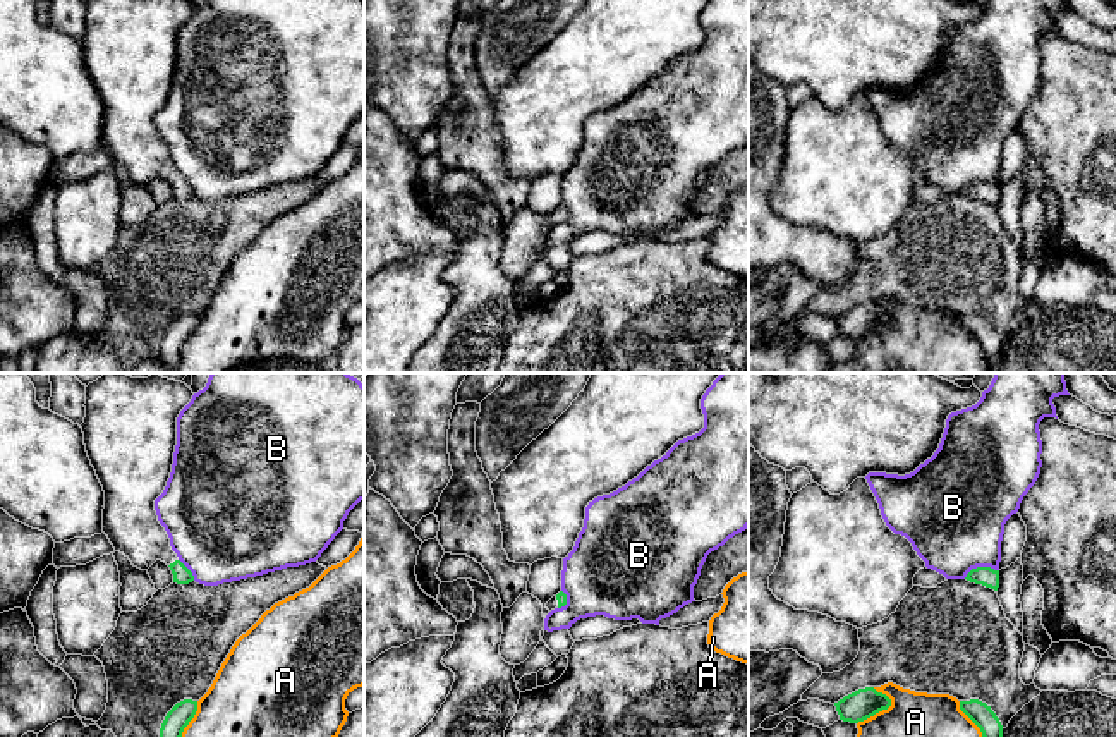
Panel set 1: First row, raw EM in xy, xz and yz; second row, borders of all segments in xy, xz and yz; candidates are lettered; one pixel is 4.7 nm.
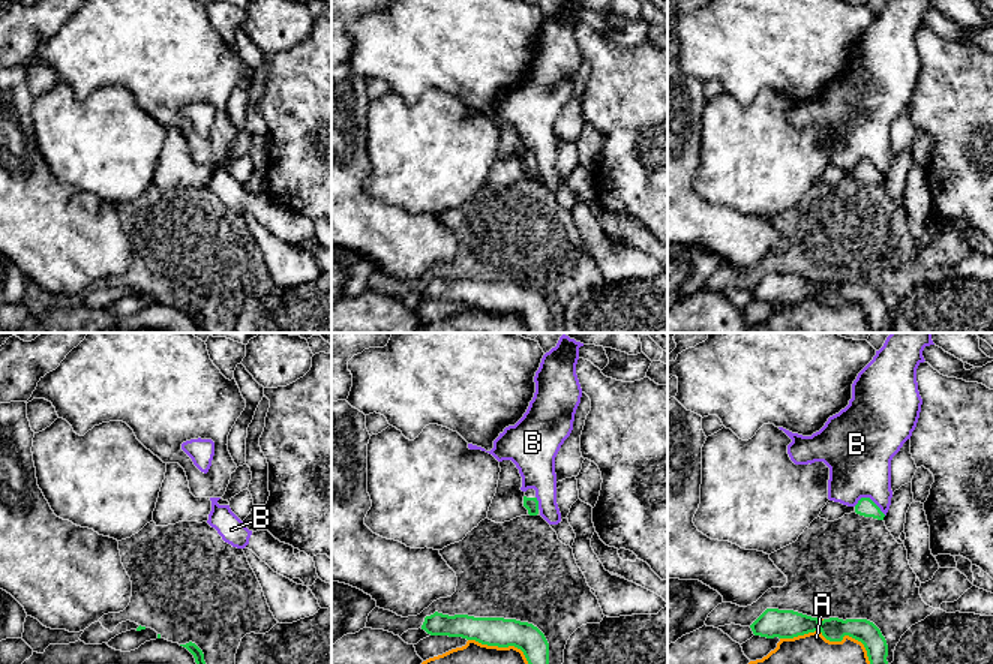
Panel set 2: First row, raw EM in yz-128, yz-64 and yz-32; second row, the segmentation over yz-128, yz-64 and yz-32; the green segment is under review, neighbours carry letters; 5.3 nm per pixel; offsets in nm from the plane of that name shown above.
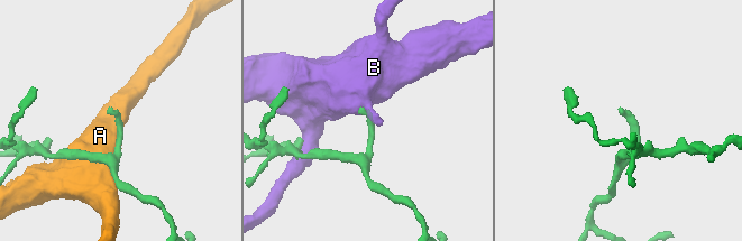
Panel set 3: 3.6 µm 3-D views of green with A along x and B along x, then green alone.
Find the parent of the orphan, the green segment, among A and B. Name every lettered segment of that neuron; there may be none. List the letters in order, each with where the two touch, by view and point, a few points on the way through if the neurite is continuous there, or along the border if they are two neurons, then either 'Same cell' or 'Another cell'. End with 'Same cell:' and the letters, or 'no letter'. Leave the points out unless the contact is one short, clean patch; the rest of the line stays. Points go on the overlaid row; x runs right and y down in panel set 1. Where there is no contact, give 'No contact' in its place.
A: Touches green at yz (876, 712). Another cell
B: Touches green at yz (981, 567). Another cell
Same cell: no letter

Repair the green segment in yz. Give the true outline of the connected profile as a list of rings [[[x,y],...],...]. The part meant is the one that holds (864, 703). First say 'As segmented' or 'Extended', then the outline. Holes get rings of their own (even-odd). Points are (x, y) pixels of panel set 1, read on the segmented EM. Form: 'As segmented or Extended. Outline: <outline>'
As segmented. Outline: [[[874,687],[858,689],[838,703],[834,703],[840,720],[858,723],[864,722],[876,713],[888,710],[891,706],[891,699],[877,692]]]

